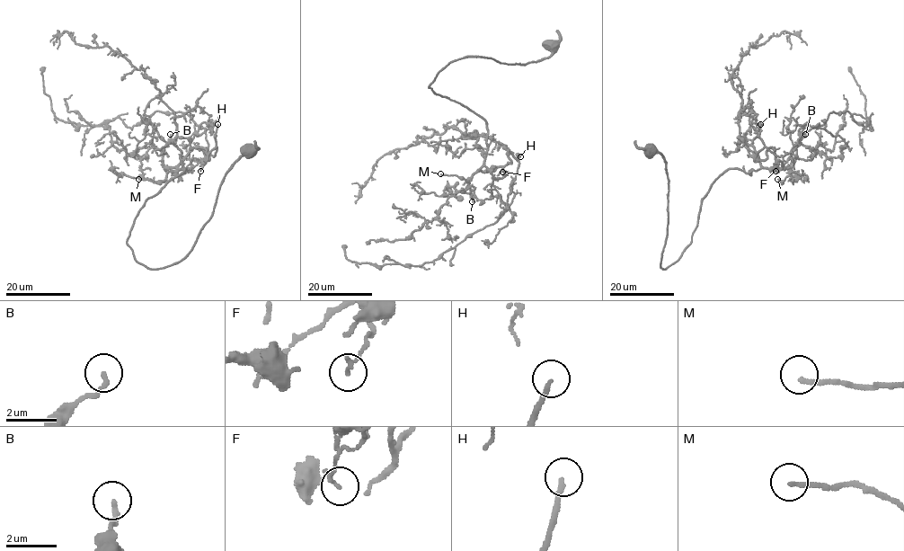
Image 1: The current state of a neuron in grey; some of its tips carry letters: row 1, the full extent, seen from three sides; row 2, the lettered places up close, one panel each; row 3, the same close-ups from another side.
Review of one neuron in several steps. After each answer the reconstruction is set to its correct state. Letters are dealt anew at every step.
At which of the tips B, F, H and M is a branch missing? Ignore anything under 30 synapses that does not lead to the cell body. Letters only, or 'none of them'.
H

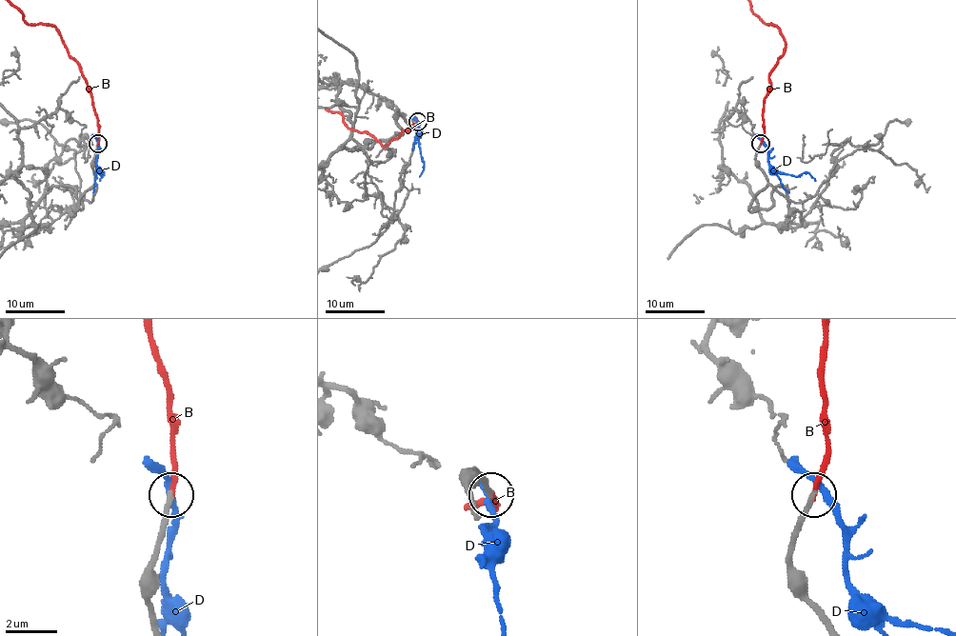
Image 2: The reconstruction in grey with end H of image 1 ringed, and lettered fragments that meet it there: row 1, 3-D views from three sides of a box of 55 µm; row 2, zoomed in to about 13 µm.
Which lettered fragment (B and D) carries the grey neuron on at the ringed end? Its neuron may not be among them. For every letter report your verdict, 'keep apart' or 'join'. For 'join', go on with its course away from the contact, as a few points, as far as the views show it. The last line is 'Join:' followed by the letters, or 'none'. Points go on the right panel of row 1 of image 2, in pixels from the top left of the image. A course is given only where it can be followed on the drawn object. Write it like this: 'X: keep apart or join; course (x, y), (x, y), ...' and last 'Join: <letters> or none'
B: join
D: keep apart
Join: B

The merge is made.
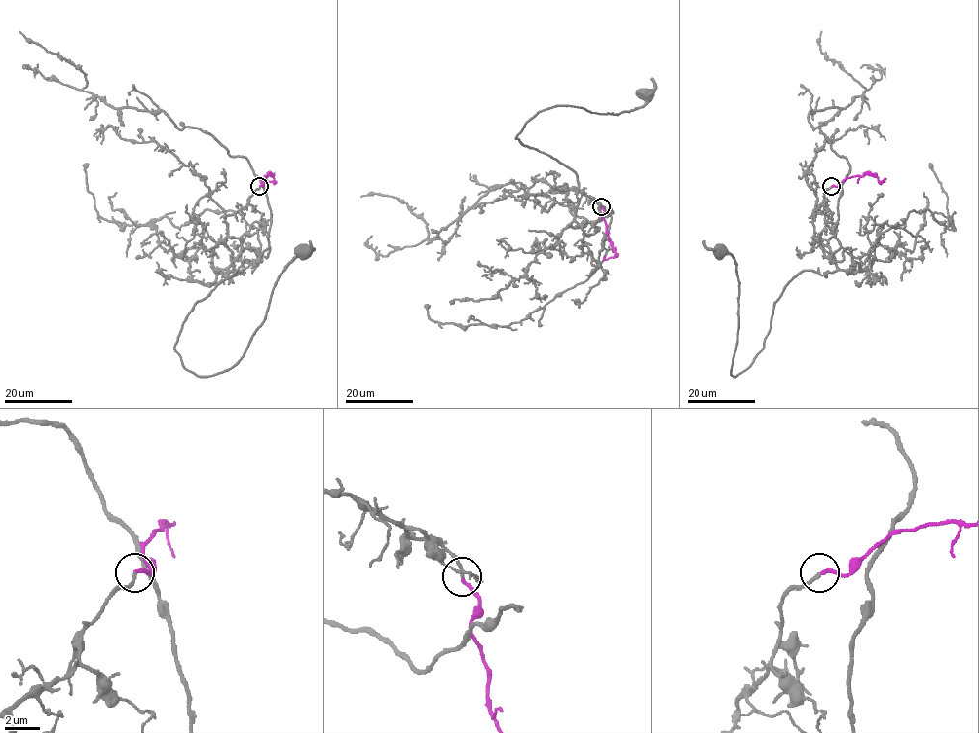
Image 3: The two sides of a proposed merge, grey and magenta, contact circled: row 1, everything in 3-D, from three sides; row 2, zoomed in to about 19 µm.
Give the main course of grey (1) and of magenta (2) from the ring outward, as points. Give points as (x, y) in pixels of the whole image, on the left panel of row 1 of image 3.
1: (259, 186), (225, 217), (237, 273), (184, 322), (182, 365), (202, 377), (231, 369), (305, 251)
2: (259, 186), (263, 187), (261, 181), (268, 173), (273, 181), (261, 179)

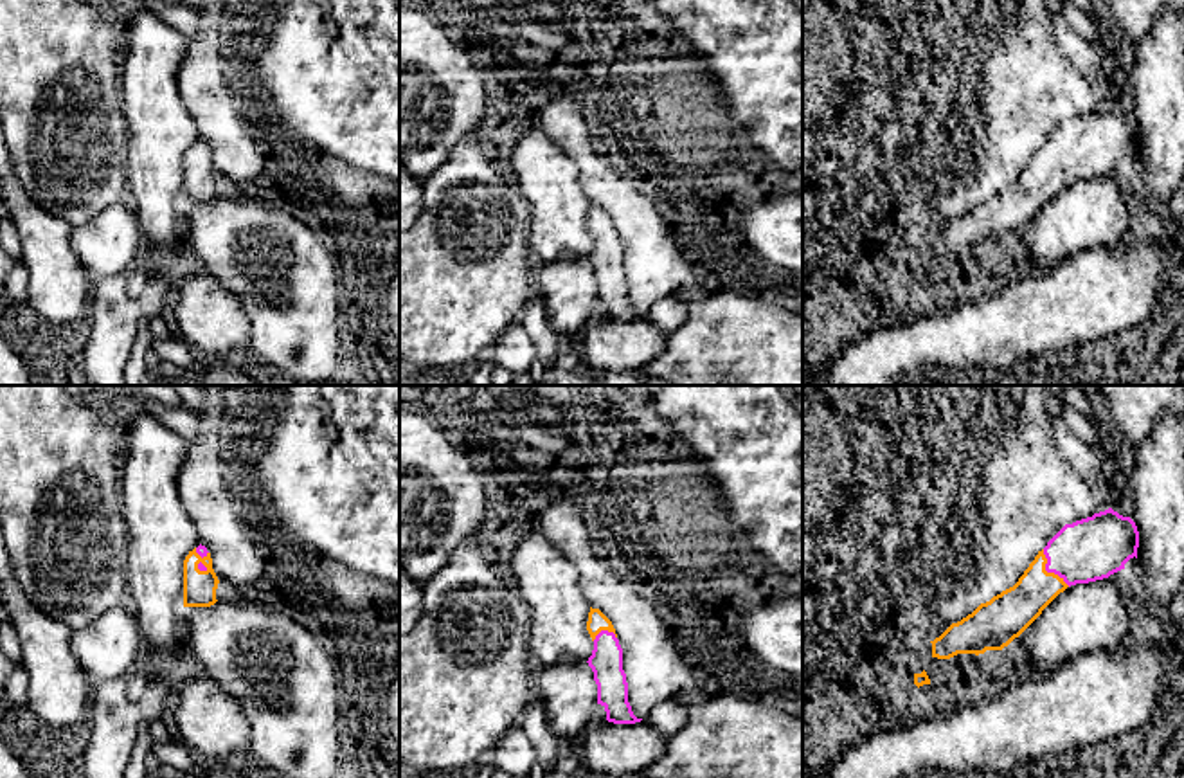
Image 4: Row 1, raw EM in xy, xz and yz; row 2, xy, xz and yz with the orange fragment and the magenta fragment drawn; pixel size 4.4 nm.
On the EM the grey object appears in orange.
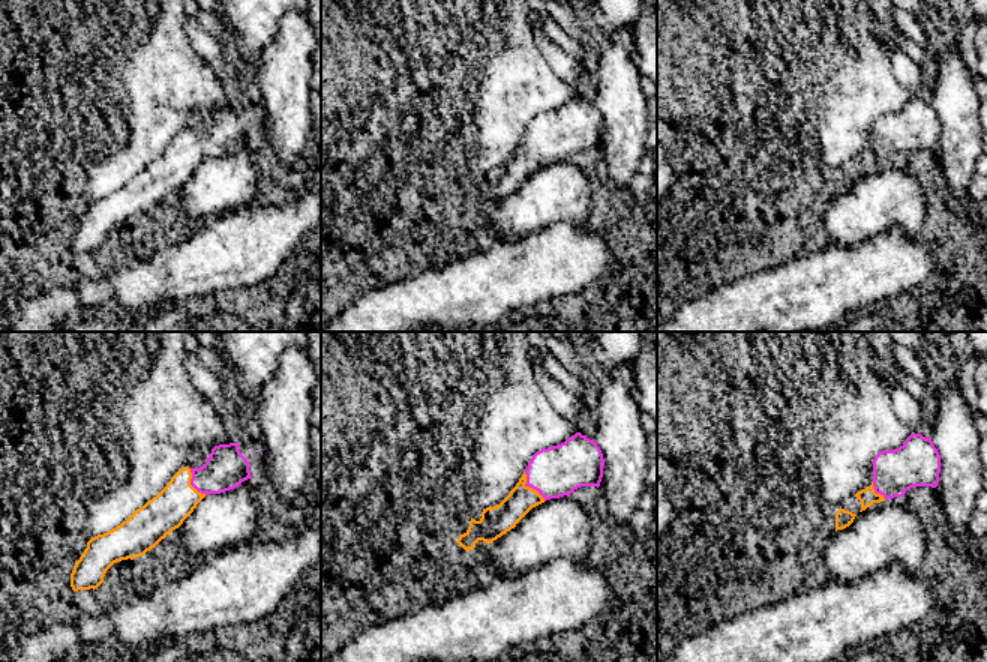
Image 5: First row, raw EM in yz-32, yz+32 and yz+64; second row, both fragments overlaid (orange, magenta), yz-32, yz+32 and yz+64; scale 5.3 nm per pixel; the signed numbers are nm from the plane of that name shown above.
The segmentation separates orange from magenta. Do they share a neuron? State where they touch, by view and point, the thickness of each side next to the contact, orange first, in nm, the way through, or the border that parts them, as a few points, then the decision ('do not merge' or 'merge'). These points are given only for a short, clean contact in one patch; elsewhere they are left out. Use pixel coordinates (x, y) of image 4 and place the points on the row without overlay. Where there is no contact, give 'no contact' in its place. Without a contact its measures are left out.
meets orange in yz at (1046, 168); 200 nm thick on the orange side, 280 nm on the other; runs through yz (1010, 209), (1046, 168), (1094, 144); merge

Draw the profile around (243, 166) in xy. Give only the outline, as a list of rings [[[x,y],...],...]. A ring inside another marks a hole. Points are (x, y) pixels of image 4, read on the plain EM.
[[[203,0],[196,9],[198,31],[187,40],[178,70],[182,103],[198,126],[200,140],[211,149],[218,176],[238,185],[263,173],[254,124],[272,113],[274,101],[263,81],[261,58],[284,5],[286,0]]]

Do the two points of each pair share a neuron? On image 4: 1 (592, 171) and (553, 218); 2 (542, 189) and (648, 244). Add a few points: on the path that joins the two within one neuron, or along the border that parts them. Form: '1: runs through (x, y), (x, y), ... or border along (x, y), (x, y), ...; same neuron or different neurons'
1: border along (560, 146), (574, 162), (578, 184), (591, 202); different neurons
2: border along (574, 162), (580, 173), (580, 188), (591, 202); different neurons

